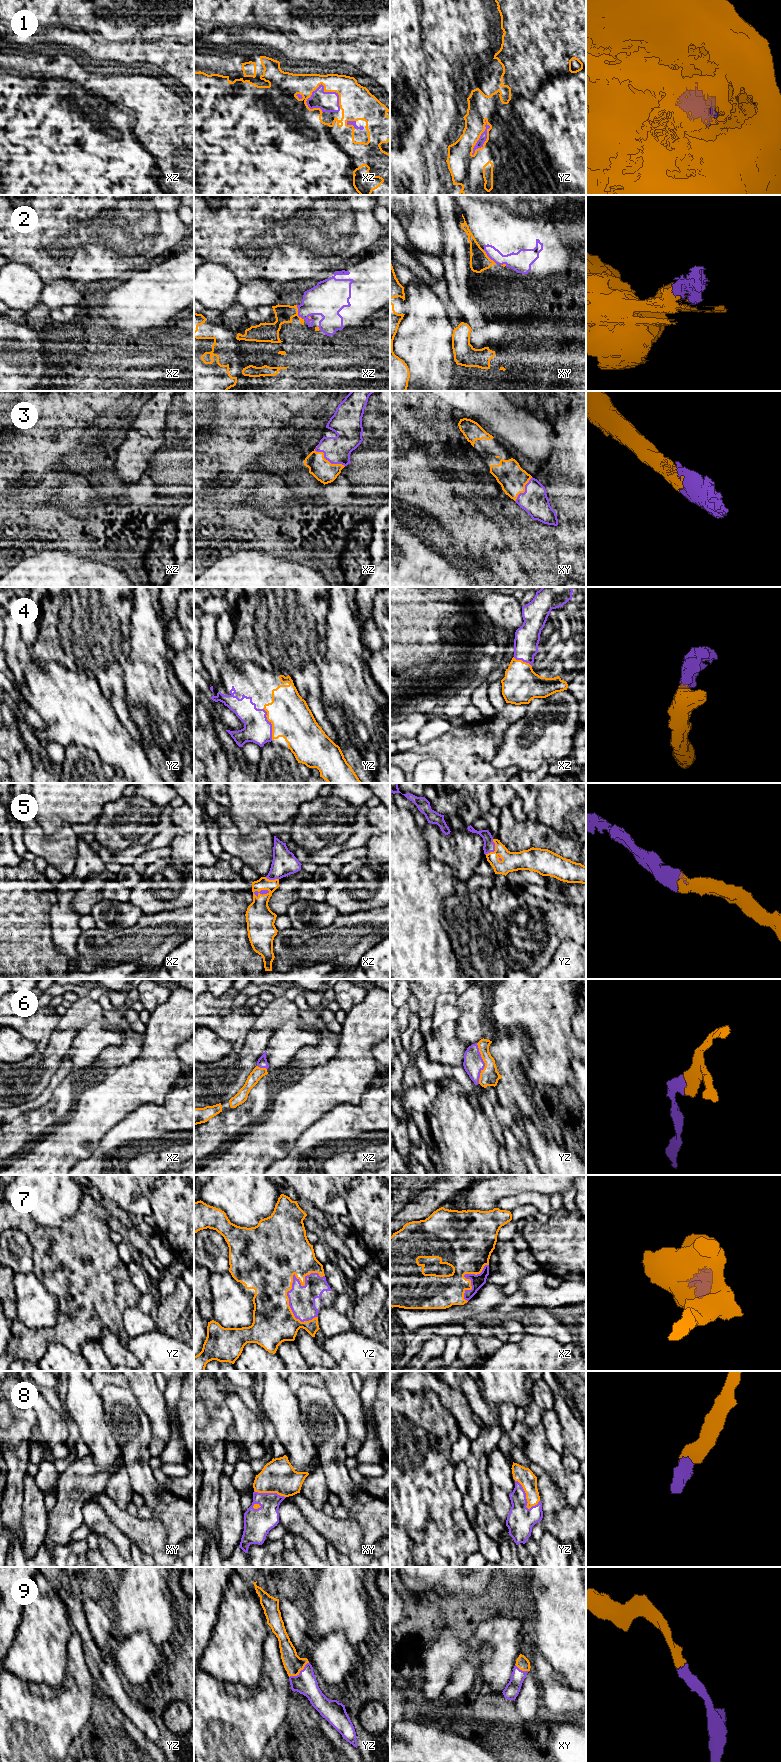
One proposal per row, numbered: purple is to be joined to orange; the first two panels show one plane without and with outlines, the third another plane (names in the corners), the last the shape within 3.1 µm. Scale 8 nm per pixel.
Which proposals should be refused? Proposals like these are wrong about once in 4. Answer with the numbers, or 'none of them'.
2

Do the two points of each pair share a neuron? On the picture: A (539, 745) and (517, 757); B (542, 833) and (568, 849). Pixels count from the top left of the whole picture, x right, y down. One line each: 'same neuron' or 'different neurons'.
A: same neuron
B: same neuron

